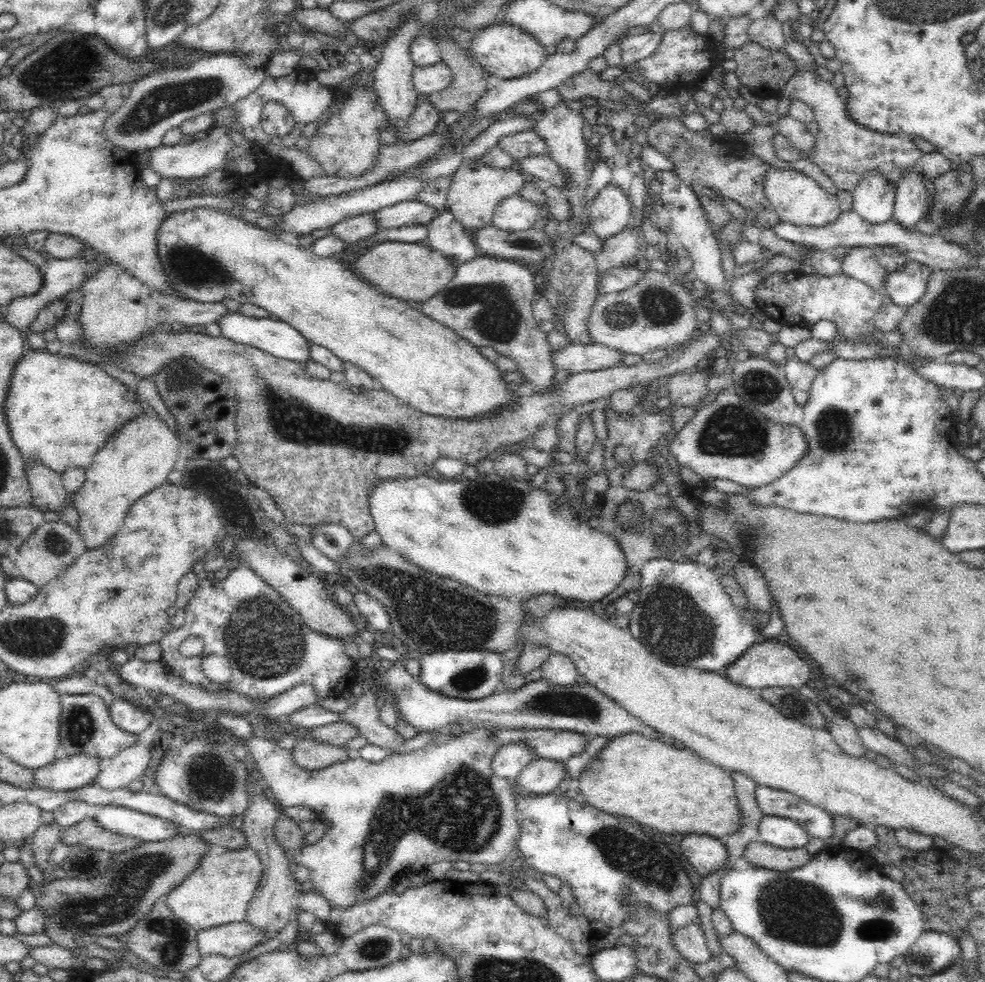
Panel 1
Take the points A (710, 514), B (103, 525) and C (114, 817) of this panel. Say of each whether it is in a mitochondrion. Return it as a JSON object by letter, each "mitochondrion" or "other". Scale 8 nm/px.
{"A":"mitochondrion","B":"other","C":"other"}

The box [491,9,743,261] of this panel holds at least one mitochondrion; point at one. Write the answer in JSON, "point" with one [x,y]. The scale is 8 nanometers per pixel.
{"point":[533,244]}

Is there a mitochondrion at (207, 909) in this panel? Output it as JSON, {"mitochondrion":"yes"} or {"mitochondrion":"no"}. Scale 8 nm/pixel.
{"mitochondrion":"no"}

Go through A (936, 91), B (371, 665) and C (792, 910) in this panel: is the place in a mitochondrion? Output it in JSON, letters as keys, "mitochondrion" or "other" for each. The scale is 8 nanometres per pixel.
{"A":"other","B":"other","C":"mitochondrion"}

